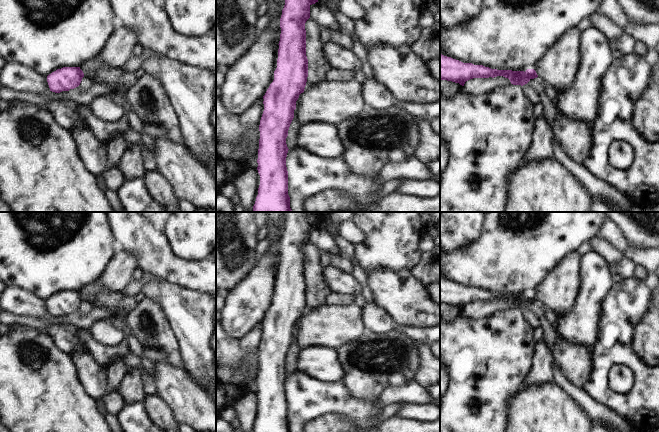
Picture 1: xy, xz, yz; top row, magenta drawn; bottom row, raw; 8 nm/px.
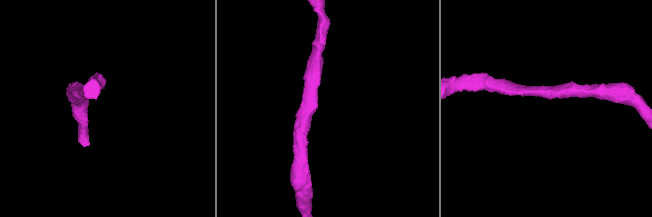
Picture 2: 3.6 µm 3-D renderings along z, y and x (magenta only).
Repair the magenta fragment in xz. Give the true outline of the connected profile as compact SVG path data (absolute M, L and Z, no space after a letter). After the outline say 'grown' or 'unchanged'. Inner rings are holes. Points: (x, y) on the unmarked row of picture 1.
M288 212L285 229L280 242L280 265L277 292L274 304L263 320L264 335L260 344L258 397L260 409L253 432L290 432L288 419L288 395L286 381L288 371L286 362L294 342L296 325L304 316L308 301L308 283L306 280L305 247L310 242L310 230L318 226L318 216L310 212Z; unchanged

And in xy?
M63 291L47 300L50 315L60 317L78 311L84 301L80 291Z; unchanged

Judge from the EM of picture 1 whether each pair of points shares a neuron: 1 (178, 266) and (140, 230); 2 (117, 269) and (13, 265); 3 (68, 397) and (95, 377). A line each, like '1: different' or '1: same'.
1: same
2: different
3: different

